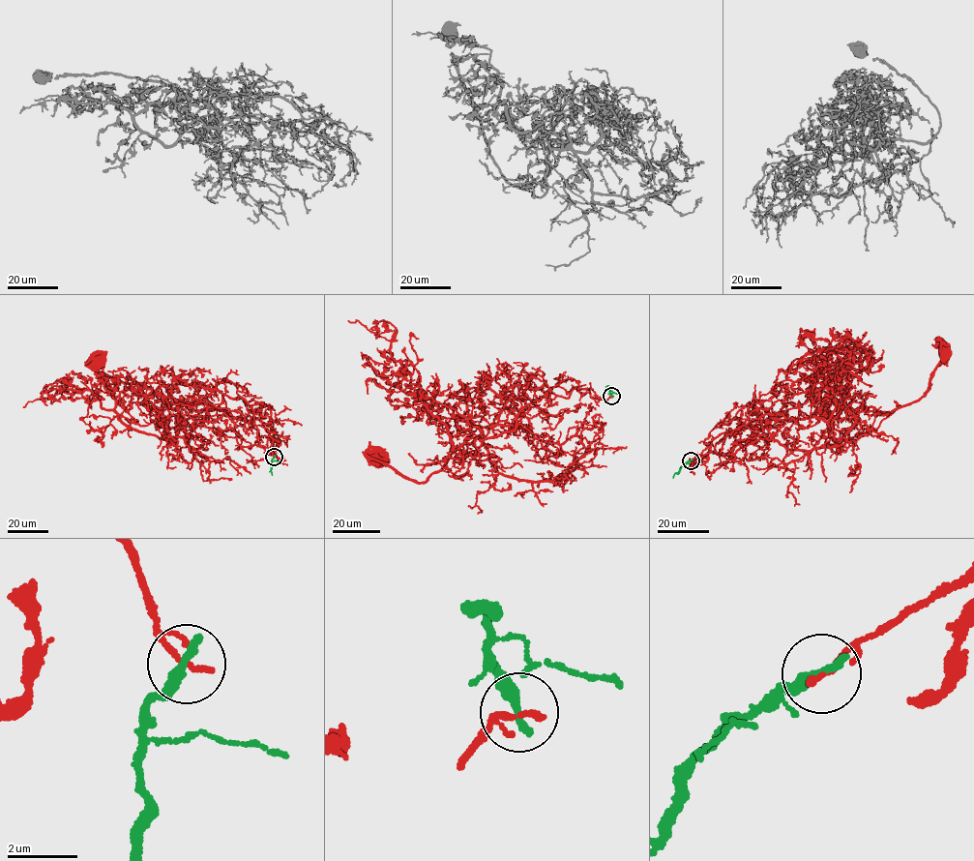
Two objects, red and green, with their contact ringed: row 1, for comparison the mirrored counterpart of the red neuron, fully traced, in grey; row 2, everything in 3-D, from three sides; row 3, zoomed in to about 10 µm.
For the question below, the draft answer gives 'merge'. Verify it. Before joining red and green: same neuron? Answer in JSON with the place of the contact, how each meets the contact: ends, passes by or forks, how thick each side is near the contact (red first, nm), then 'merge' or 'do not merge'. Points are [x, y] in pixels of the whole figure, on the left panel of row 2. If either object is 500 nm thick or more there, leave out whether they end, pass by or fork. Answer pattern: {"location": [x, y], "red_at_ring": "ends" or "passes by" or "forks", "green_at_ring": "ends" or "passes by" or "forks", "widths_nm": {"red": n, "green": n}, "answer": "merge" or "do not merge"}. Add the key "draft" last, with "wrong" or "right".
{"location": [274, 457], "red_at_ring": "ends", "green_at_ring": "ends", "widths_nm": {"red": 190, "green": 360}, "answer": "do not merge", "draft": "wrong"}

